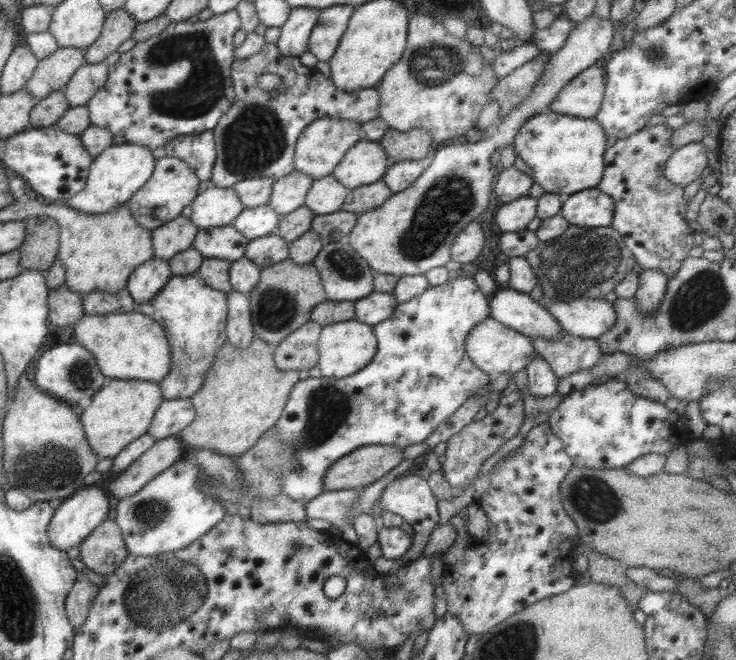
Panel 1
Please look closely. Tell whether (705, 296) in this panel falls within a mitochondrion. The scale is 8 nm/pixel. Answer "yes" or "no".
yes

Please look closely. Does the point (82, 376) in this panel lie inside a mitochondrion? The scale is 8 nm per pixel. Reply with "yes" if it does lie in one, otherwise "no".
yes

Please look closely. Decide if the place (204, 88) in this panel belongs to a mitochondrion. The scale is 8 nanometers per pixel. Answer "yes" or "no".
yes

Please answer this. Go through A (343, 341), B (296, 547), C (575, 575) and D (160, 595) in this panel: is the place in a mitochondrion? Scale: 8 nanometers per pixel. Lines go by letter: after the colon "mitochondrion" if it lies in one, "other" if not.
A: other
B: other
C: other
D: mitochondrion

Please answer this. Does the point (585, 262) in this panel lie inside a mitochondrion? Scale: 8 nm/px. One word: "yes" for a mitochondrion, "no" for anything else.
yes

